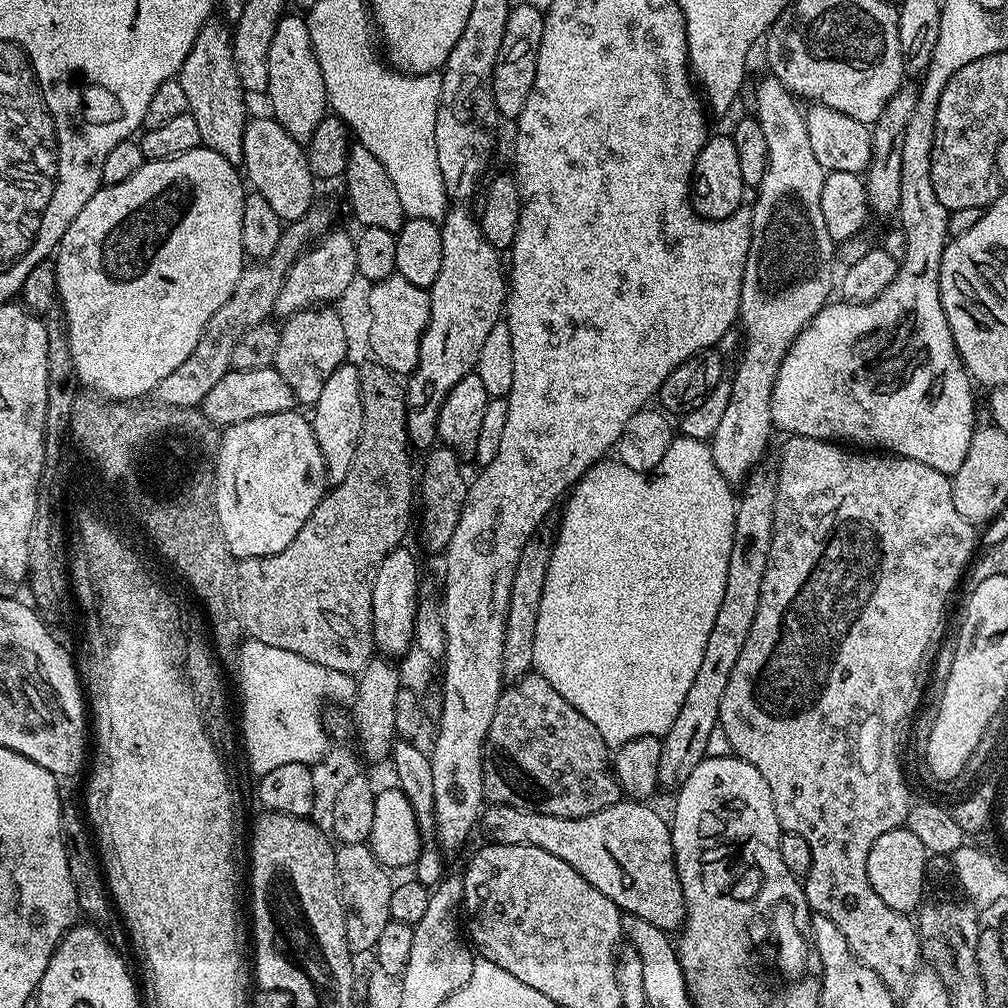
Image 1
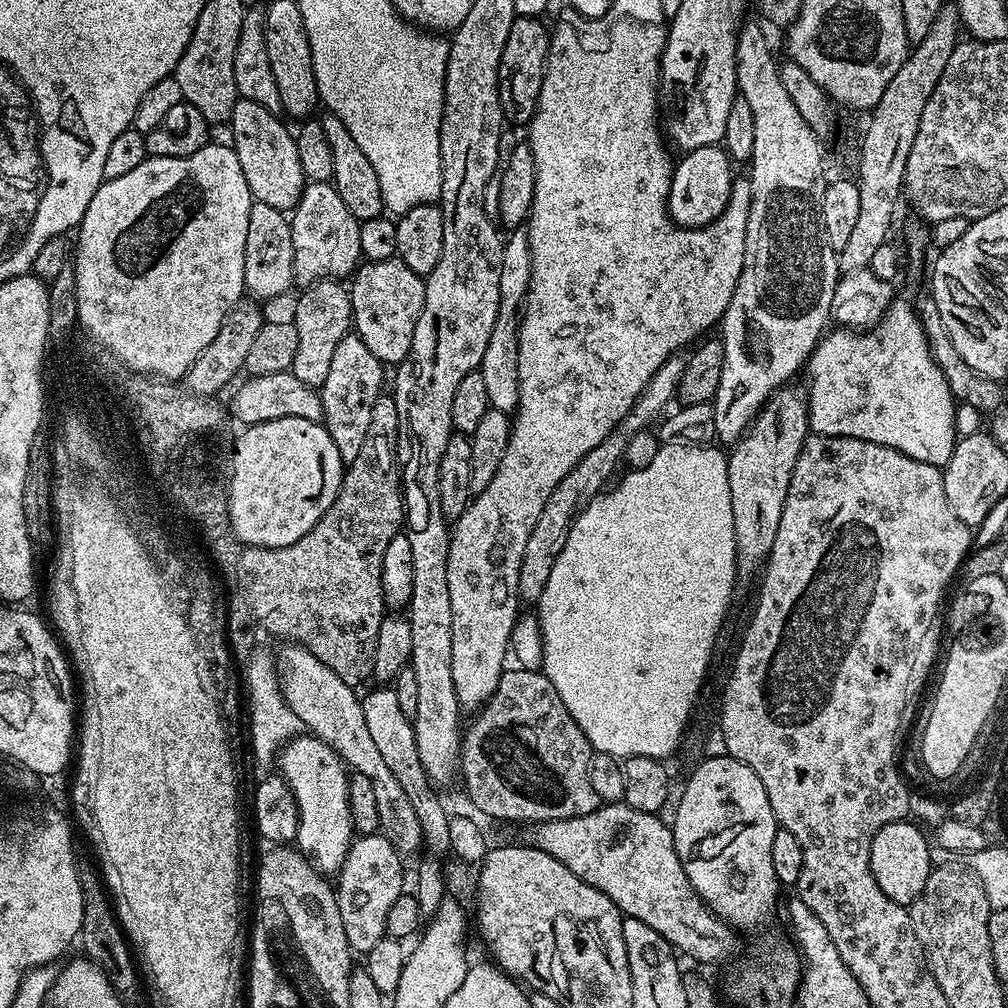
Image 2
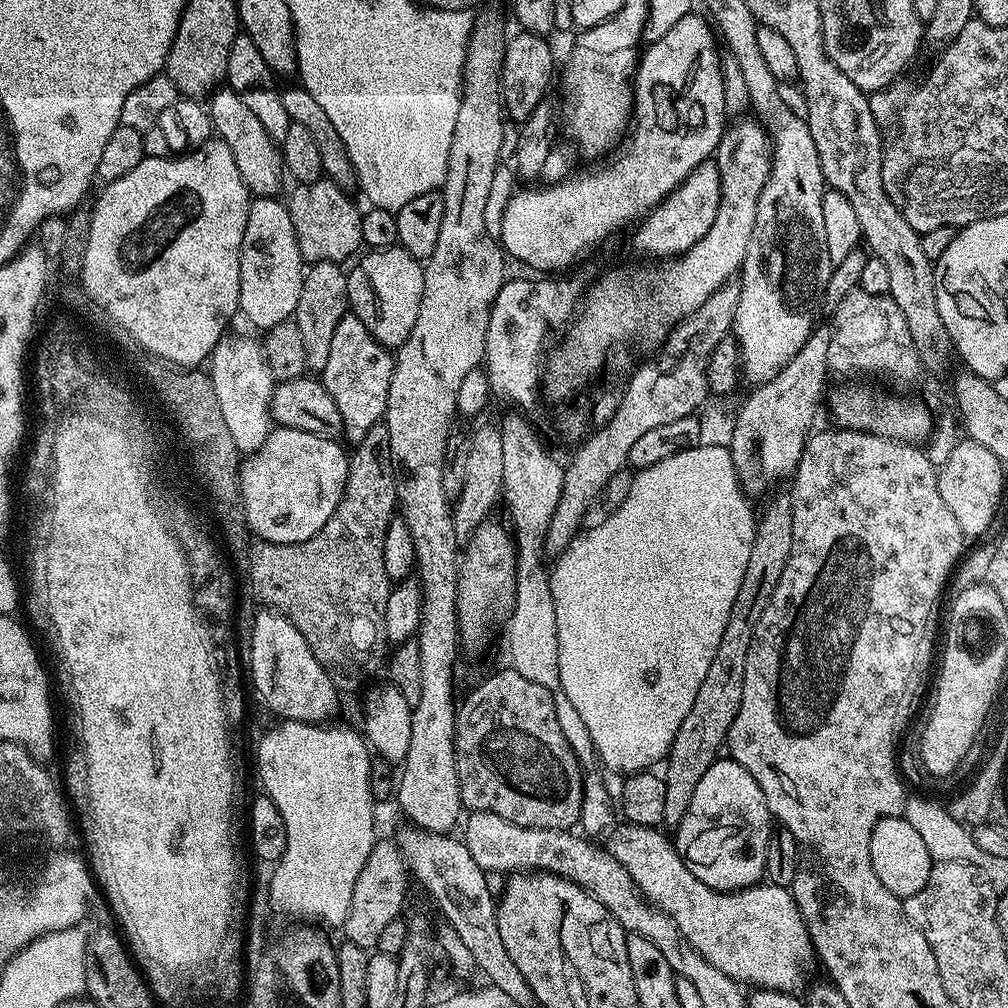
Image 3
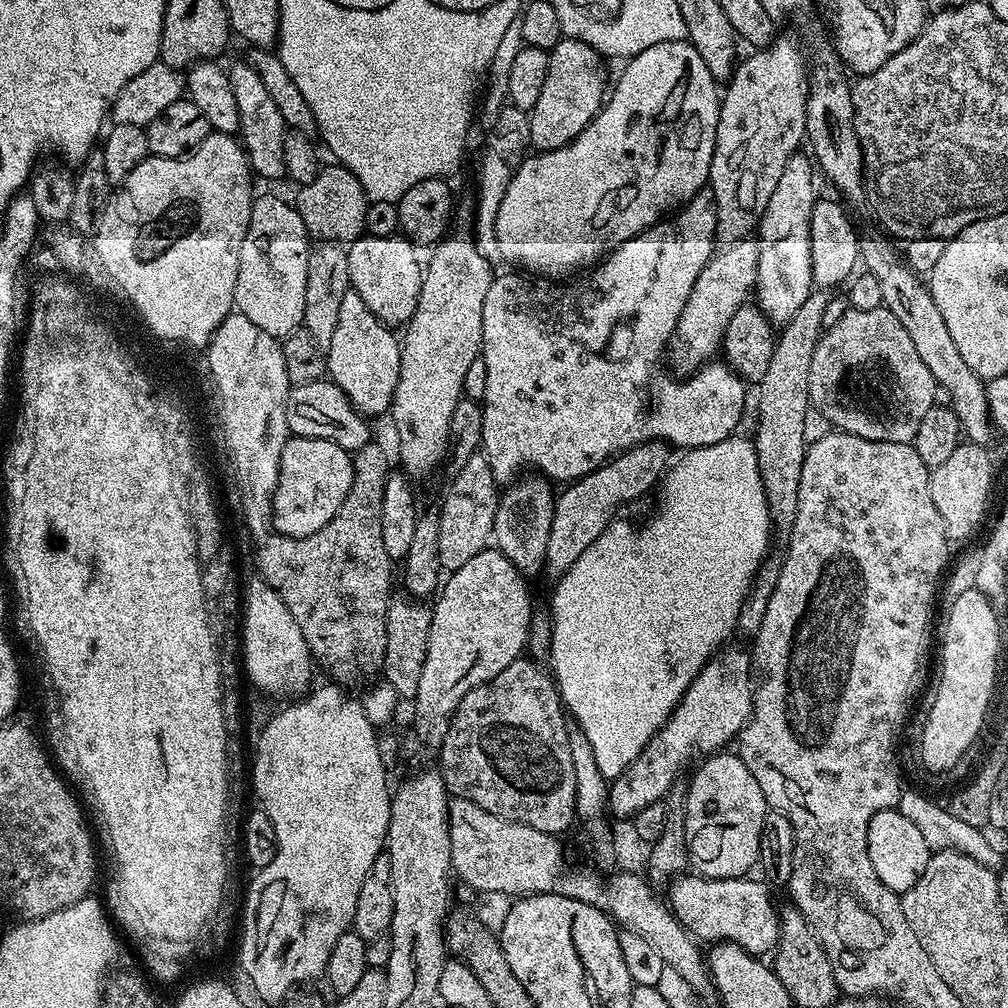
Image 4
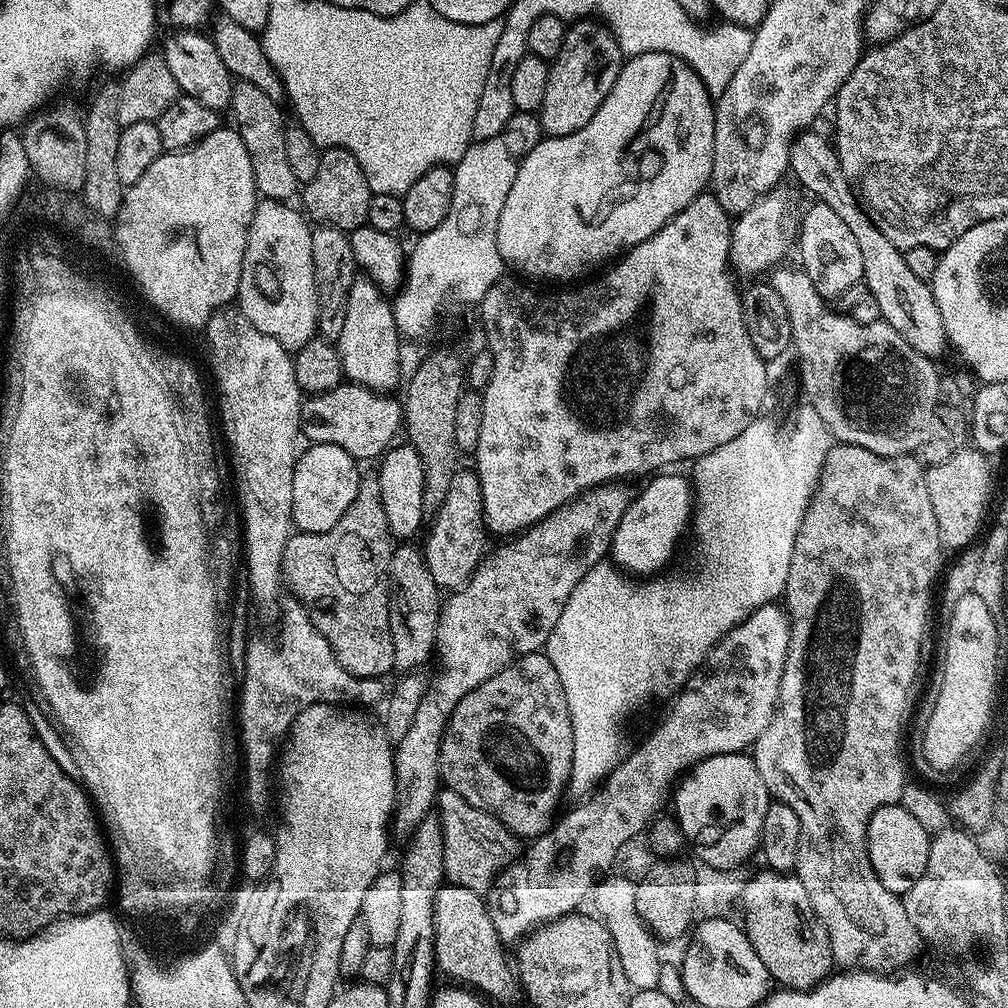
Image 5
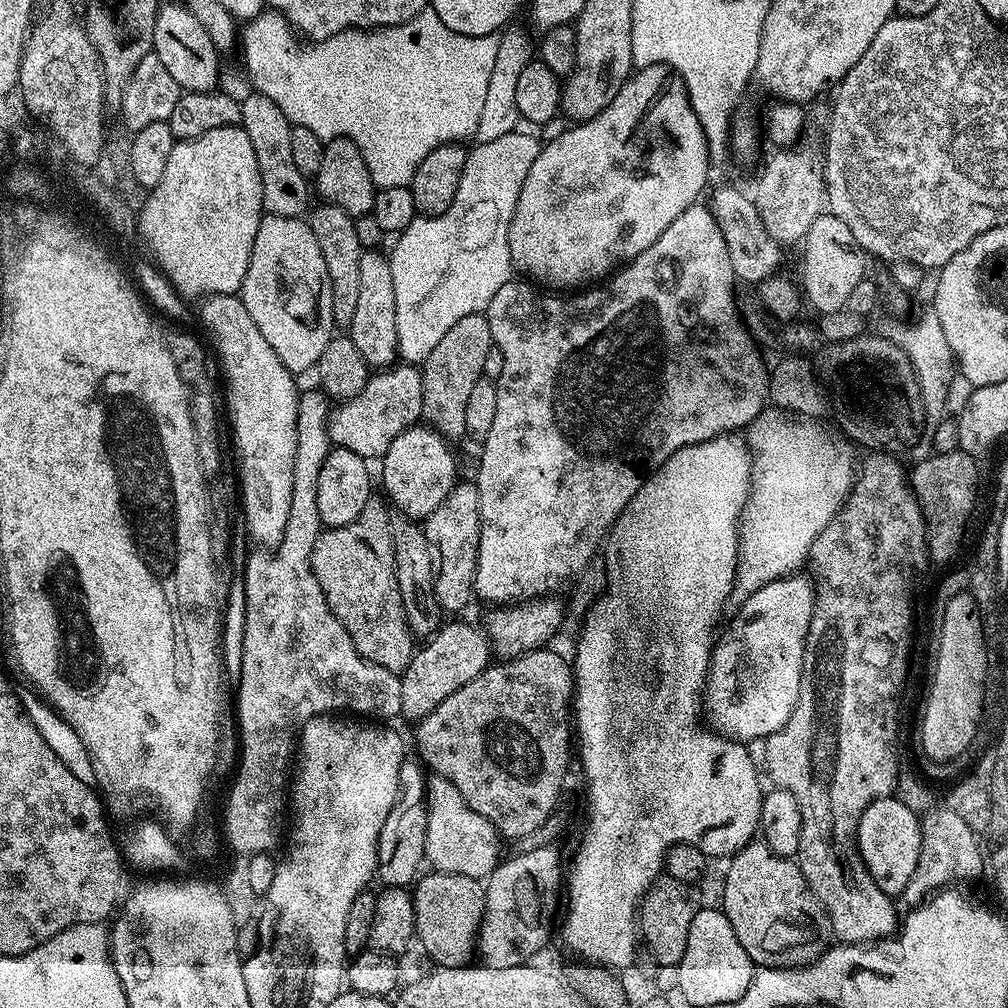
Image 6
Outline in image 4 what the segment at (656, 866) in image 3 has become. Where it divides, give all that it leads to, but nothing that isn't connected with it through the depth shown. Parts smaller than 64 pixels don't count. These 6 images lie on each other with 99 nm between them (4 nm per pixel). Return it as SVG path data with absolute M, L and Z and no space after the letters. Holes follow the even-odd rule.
M681 874L671 881L667 903L683 928L687 928L697 941L727 942L745 948L752 956L764 958L780 943L780 912L772 901L769 885L759 879L735 876L729 880L710 880L699 874Z

